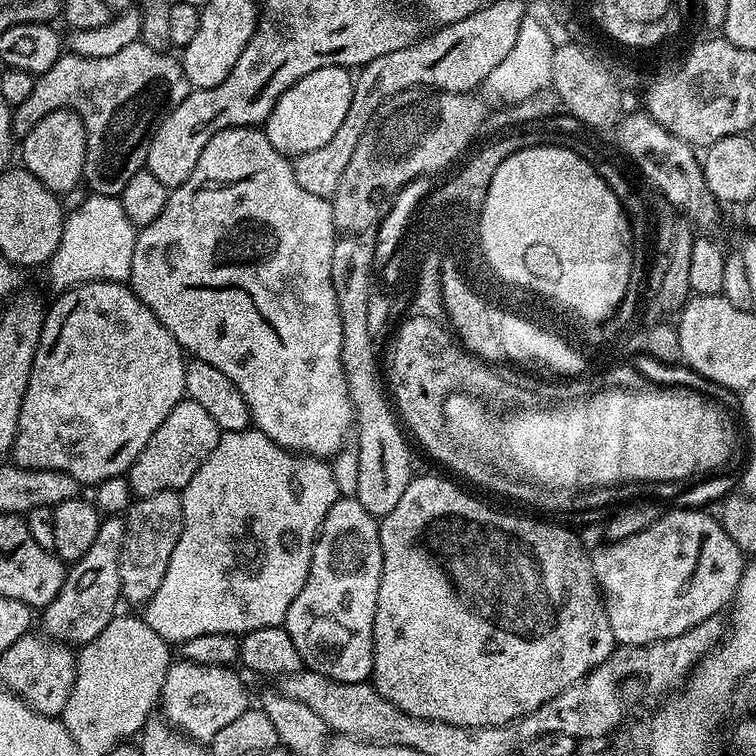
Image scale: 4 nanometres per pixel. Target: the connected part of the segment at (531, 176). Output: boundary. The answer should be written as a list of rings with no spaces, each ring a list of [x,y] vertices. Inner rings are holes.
[[[540,144],[530,146],[528,149],[518,150],[494,170],[494,178],[490,178],[490,184],[485,192],[485,202],[479,214],[478,235],[480,234],[480,248],[484,251],[484,260],[497,272],[495,275],[501,281],[508,284],[517,284],[520,288],[529,288],[532,292],[537,292],[540,296],[545,296],[548,300],[557,300],[564,308],[569,308],[572,312],[577,312],[584,320],[589,322],[601,322],[608,319],[622,302],[626,294],[628,283],[630,282],[631,270],[634,267],[632,261],[631,226],[628,224],[628,215],[624,213],[624,208],[618,202],[614,190],[598,174],[598,170],[593,166],[589,157],[580,152],[575,152],[571,146],[563,144]]]

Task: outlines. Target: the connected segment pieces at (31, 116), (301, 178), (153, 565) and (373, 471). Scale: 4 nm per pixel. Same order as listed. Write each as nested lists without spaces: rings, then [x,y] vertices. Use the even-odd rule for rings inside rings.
[[[141,42],[122,46],[118,54],[110,58],[82,58],[71,54],[61,54],[58,62],[50,66],[41,76],[36,77],[34,90],[26,97],[26,102],[15,105],[12,113],[12,130],[17,137],[24,137],[46,114],[57,112],[60,108],[69,108],[82,118],[86,130],[86,162],[84,163],[83,183],[89,184],[91,191],[98,196],[119,196],[126,190],[126,182],[134,174],[145,171],[150,142],[158,126],[188,96],[190,85],[184,65],[179,59],[170,56],[167,51],[159,52]]]
[[[486,6],[458,22],[437,27],[433,36],[425,35],[410,46],[402,46],[402,50],[390,50],[390,54],[382,54],[382,58],[374,58],[363,65],[354,76],[346,122],[338,126],[334,138],[330,138],[326,146],[318,146],[318,150],[310,150],[310,154],[302,154],[292,160],[294,178],[300,185],[310,194],[332,197],[338,190],[338,182],[342,182],[342,170],[346,170],[346,162],[350,162],[365,128],[373,123],[381,106],[399,92],[426,88],[471,93],[479,89],[490,70],[494,70],[494,66],[498,66],[498,62],[510,54],[504,44],[492,44],[492,40],[488,40],[488,48],[476,48],[476,44],[472,44],[472,40],[480,40],[480,36],[496,36],[496,32],[484,32],[484,28],[492,24],[492,12],[496,12],[496,8]]]
[[[159,492],[141,496],[128,508],[124,520],[124,545],[120,555],[120,594],[125,601],[143,606],[162,586],[170,554],[178,546],[182,534],[182,502],[180,492]]]
[[[356,234],[341,235],[330,258],[330,274],[338,314],[342,318],[342,366],[354,409],[354,450],[358,454],[358,486],[354,498],[369,514],[382,518],[398,506],[406,486],[412,481],[414,469],[408,444],[404,441],[405,429],[398,423],[397,413],[386,399],[382,387],[382,368],[376,365],[376,348],[372,345],[374,332],[368,327],[370,302],[374,299],[373,245],[364,240],[367,239]]]

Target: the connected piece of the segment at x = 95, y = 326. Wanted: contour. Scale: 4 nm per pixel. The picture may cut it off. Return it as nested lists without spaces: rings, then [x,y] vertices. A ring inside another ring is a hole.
[[[91,280],[88,284],[78,284],[59,293],[60,296],[53,302],[52,308],[47,309],[44,317],[44,329],[38,342],[38,350],[34,354],[34,366],[30,374],[30,382],[26,386],[26,398],[22,398],[22,410],[18,414],[18,430],[12,443],[11,459],[22,468],[49,468],[62,470],[70,474],[82,486],[97,486],[106,479],[123,476],[128,471],[138,454],[150,442],[150,434],[166,422],[166,414],[178,406],[178,402],[185,399],[184,369],[186,367],[186,353],[180,344],[158,322],[158,318],[144,303],[133,294],[127,283],[114,280]]]

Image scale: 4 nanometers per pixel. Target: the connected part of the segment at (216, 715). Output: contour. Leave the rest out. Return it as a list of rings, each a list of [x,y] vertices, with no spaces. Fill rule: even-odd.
[[[183,658],[172,662],[166,670],[158,703],[159,711],[164,711],[161,712],[163,719],[191,740],[211,742],[218,730],[234,722],[238,714],[250,707],[248,692],[232,671],[228,666],[202,666]]]

